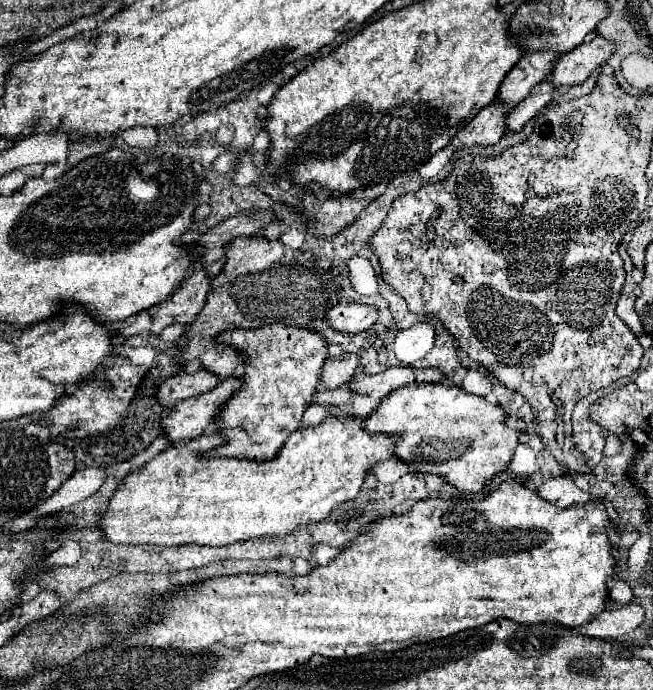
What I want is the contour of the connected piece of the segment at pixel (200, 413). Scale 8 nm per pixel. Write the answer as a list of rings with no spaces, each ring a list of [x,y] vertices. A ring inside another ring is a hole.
[[[237,377],[221,379],[217,387],[209,393],[189,397],[185,401],[175,403],[167,409],[167,415],[161,417],[161,431],[171,443],[189,441],[197,435],[201,435],[217,417],[217,411],[221,411],[221,405],[241,387],[241,381]]]

